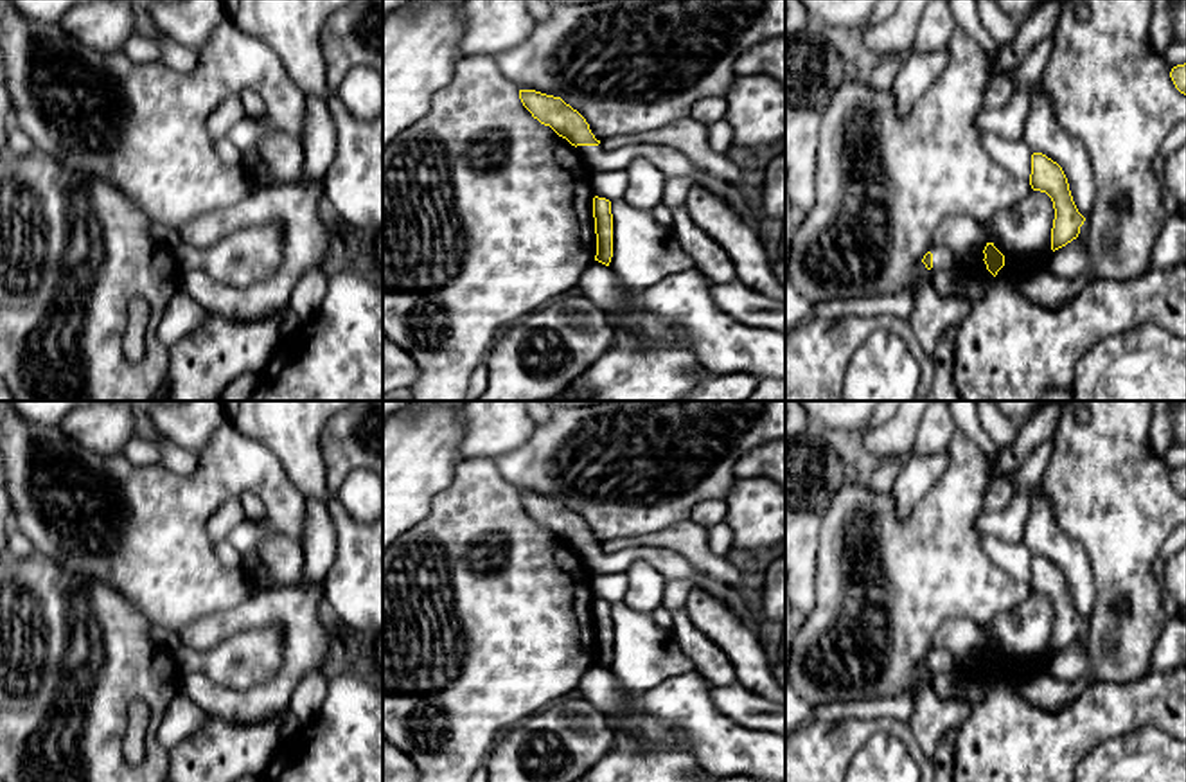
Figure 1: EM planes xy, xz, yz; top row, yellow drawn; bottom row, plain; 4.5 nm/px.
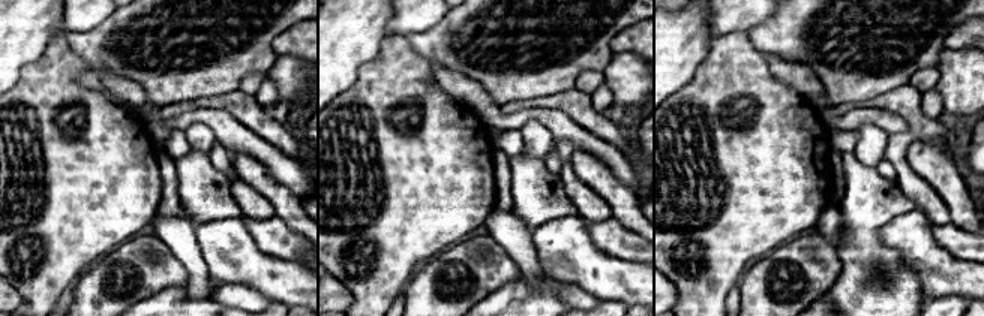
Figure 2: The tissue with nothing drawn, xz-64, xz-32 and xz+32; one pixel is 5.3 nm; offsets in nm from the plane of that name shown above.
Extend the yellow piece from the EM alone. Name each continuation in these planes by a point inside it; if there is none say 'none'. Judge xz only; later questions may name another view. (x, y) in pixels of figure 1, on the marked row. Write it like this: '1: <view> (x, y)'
1: xz (671, 162)

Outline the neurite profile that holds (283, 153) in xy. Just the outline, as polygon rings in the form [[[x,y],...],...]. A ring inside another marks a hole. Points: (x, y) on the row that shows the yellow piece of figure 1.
[[[270,135],[255,149],[270,169],[270,187],[305,182],[304,147],[293,135]]]

